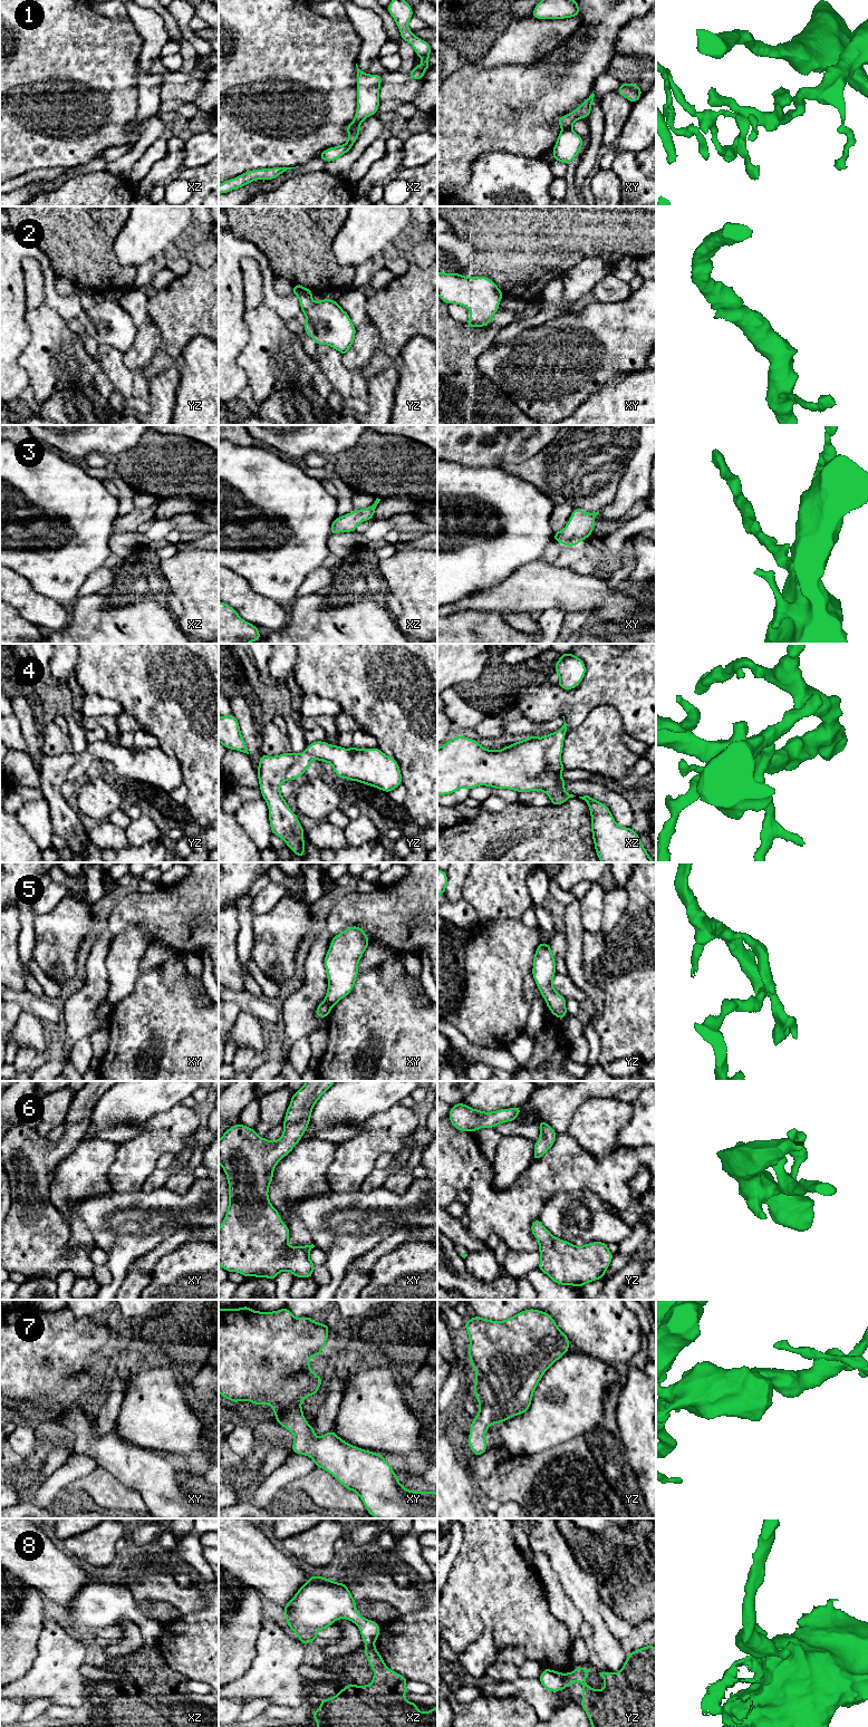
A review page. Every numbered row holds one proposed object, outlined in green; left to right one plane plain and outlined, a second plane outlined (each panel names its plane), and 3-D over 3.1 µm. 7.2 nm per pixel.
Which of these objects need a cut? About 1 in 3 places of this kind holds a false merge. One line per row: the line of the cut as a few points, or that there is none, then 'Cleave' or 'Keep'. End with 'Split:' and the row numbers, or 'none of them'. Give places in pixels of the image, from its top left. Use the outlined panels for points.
1: No split. Keep
2: No split. Keep
3: No split. Keep
4: No split. Keep
5: Split along xy (325, 999), (330, 1009). Cleave
6: No split. Keep
7: No split. Keep
8: Split along yz (563, 1675), (567, 1685). Cleave
Split: 5, 8

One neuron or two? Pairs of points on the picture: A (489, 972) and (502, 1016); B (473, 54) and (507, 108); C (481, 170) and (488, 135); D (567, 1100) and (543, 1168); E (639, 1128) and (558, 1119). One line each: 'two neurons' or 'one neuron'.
A: one neuron
B: two neurons
C: two neurons
D: two neurons
E: two neurons

